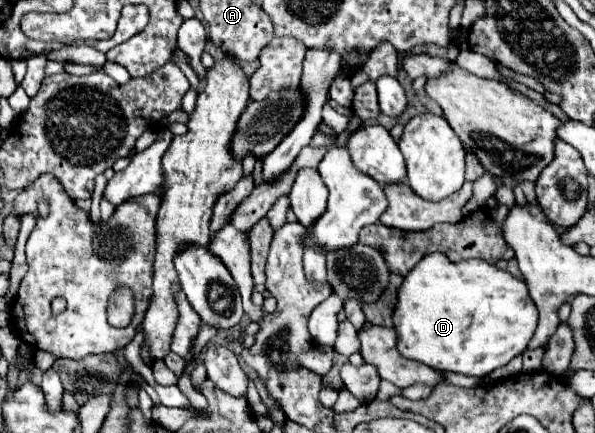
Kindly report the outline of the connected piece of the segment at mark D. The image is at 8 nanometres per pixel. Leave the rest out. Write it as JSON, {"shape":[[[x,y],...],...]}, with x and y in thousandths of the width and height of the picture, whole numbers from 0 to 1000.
{"shape":[[[714,589],[677,644],[661,714],[661,755],[667,764],[671,815],[684,829],[718,838],[734,857],[761,857],[788,871],[815,871],[835,848],[852,843],[866,820],[879,815],[903,755],[903,709],[886,663],[852,626],[812,598],[785,598],[771,607],[751,603],[748,589]]]}

